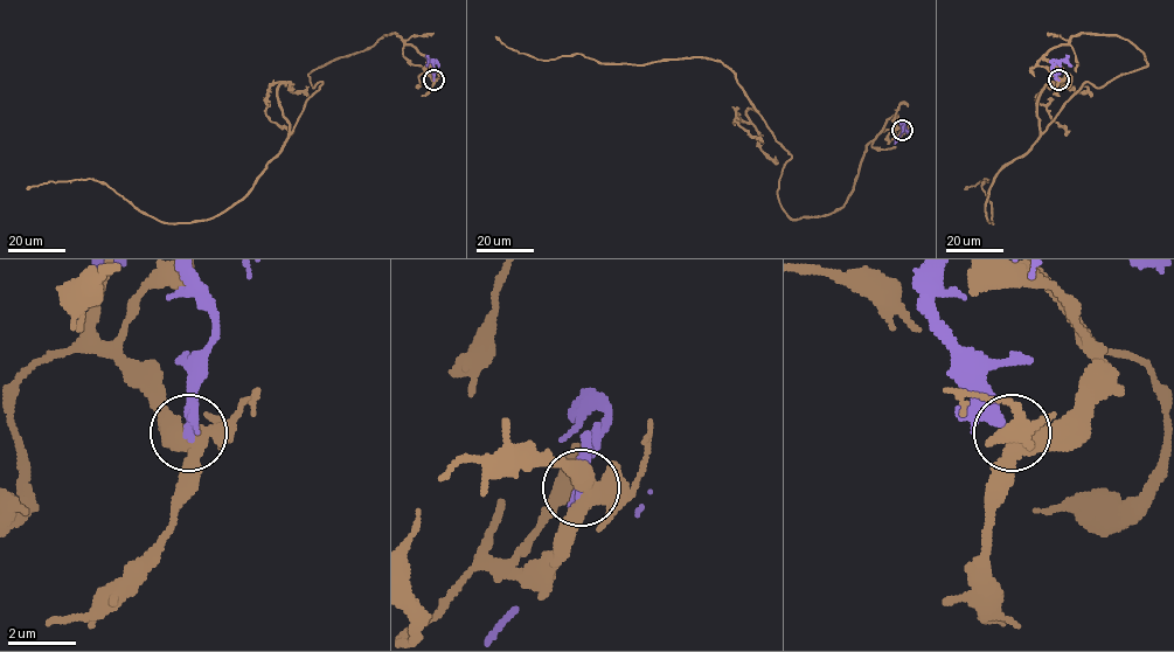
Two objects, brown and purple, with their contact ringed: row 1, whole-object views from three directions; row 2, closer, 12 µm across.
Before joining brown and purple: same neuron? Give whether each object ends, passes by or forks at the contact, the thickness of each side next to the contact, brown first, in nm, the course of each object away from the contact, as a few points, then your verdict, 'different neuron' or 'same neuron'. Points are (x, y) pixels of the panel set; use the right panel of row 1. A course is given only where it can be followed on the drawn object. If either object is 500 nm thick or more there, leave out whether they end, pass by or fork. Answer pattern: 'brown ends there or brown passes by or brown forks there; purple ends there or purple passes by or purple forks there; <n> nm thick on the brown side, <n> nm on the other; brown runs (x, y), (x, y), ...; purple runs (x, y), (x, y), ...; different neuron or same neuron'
brown forks there; purple ends there; 440 nm thick on the brown side, 320 nm on the other; brown runs (1058, 80), (1043, 56), (1082, 33), (1147, 62), (1084, 83), (998, 173), (992, 223), (988, 179), (965, 188); purple runs (1058, 80), (1053, 70), (1056, 61), (1071, 66); different neuron

